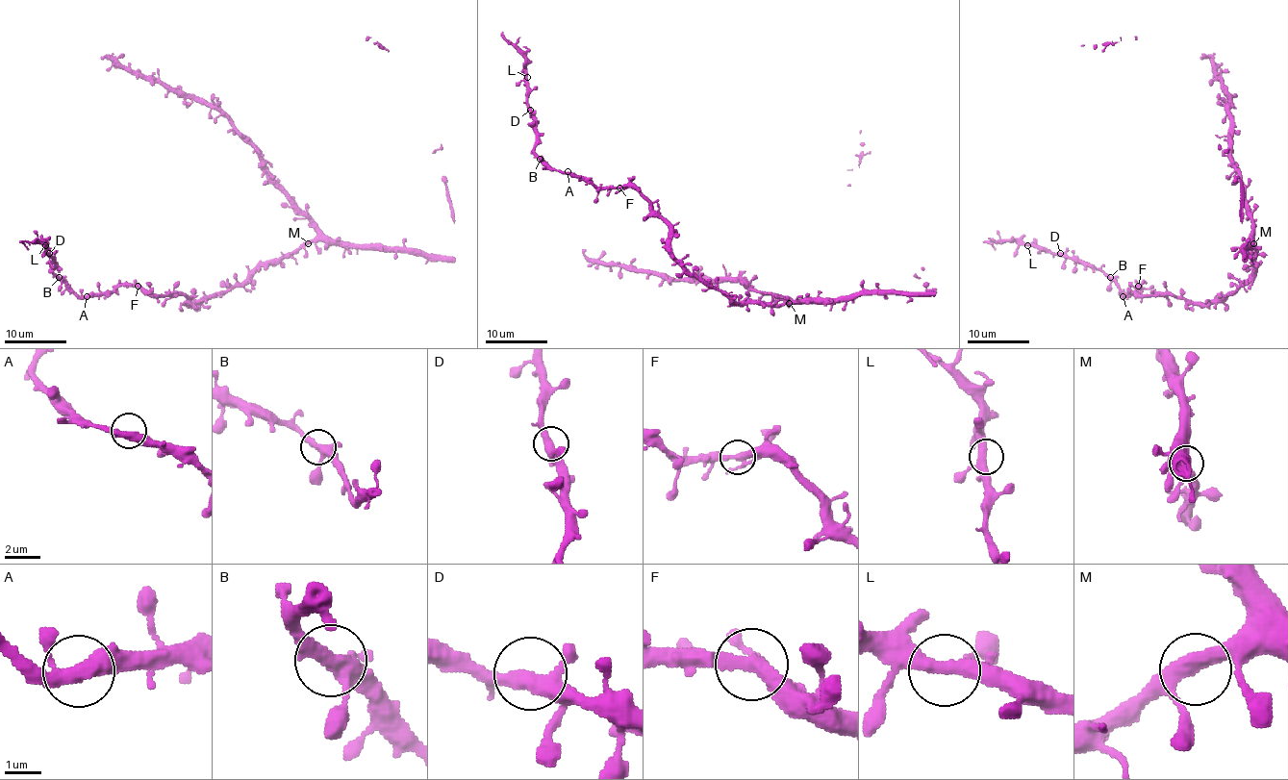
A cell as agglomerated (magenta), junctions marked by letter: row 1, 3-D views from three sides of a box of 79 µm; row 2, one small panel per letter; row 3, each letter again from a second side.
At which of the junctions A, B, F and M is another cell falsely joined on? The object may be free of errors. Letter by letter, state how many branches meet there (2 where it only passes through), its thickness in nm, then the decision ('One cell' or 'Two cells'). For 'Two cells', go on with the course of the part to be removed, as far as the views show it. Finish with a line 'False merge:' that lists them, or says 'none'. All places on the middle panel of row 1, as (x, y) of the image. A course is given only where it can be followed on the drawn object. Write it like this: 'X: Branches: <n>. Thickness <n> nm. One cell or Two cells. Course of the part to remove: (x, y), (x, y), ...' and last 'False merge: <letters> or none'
A: Branches: 3. Thickness 360 nm. One cell
B: Branches: 3. Thickness 360 nm. One cell
F: Branches: 3. Thickness 340 nm. One cell
M: Branches: 3. Thickness 360 nm. One cell
False merge: none

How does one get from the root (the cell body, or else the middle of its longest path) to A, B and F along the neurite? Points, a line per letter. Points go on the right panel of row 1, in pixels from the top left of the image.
A: (1255, 254), (1253, 271), (1235, 290), (1207, 303), (1140, 295), (1138, 286), (1123, 296)
B: (1255, 254), (1253, 271), (1235, 290), (1207, 303), (1140, 295), (1138, 286), (1123, 296), (1110, 278)
F: (1255, 254), (1253, 271), (1235, 290), (1207, 303), (1186, 303), (1171, 295), (1140, 295), (1138, 286)

